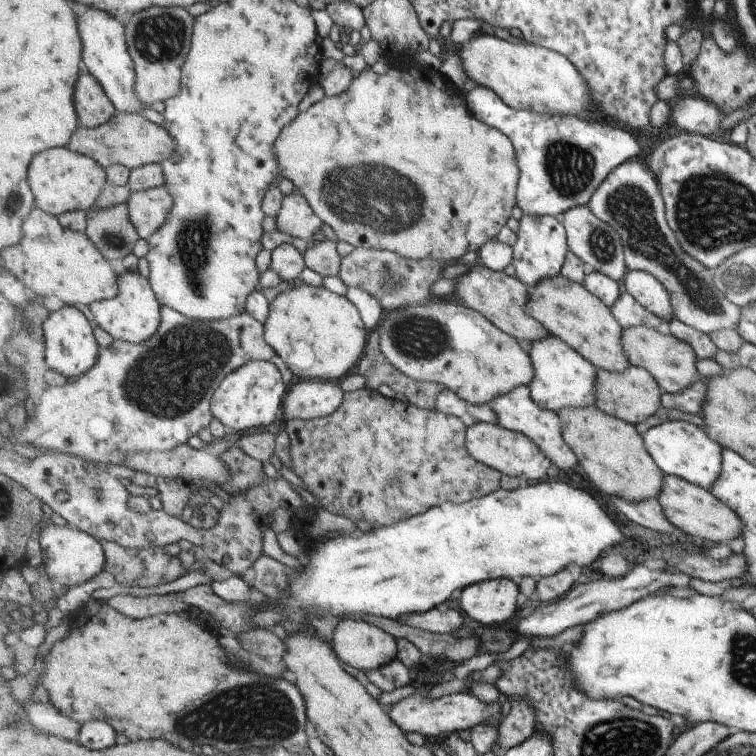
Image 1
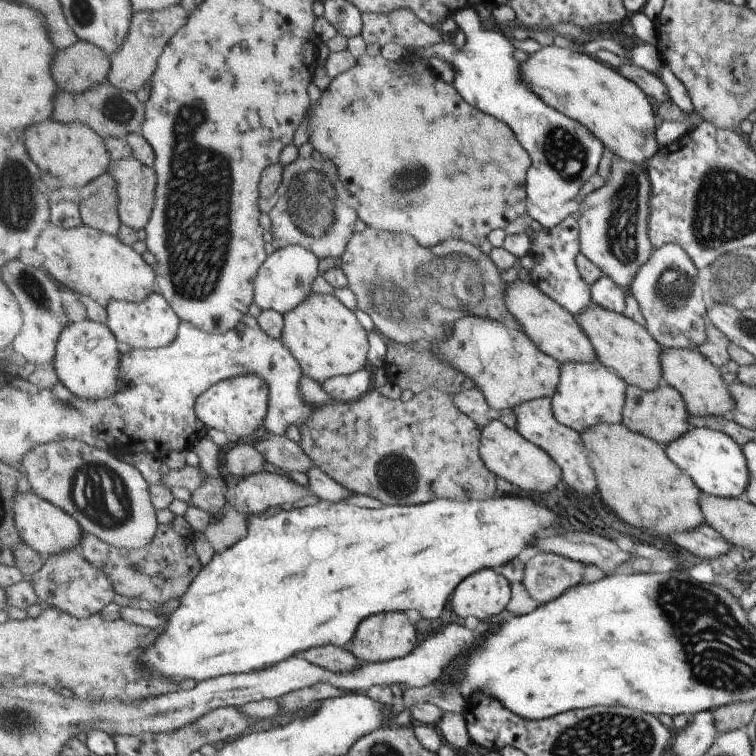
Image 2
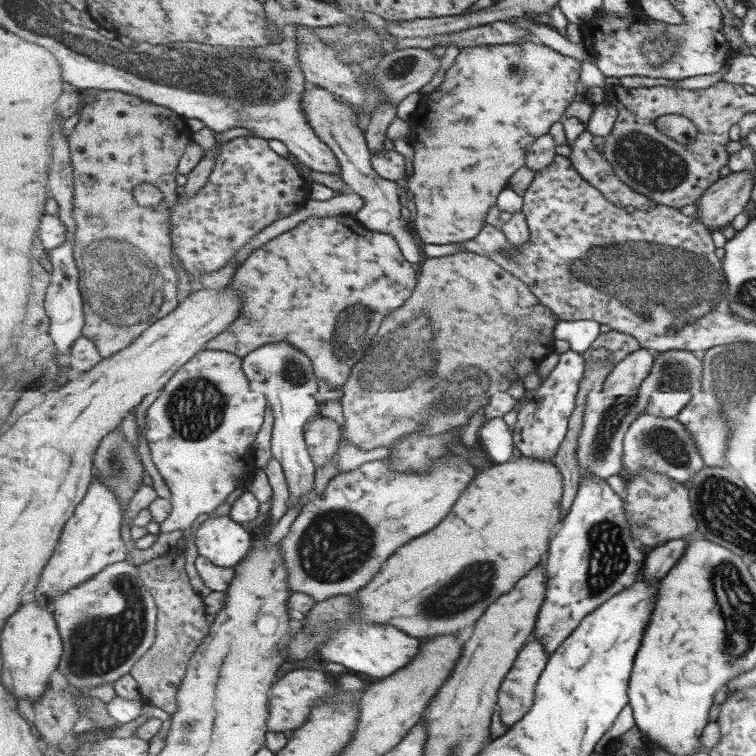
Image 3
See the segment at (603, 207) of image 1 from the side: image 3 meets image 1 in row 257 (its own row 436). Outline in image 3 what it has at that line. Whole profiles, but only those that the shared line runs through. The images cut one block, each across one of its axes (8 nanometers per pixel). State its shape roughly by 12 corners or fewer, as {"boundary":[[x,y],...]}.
{"boundary":[[646,412],[624,438],[629,477],[691,483],[706,468],[679,418]]}

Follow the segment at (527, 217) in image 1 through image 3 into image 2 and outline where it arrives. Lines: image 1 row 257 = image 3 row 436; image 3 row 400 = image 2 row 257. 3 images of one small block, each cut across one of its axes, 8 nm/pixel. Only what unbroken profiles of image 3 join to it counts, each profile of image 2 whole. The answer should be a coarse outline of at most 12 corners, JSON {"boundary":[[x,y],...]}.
{"boundary":[[568,216],[532,235],[535,284],[577,315],[593,304],[580,223]]}

